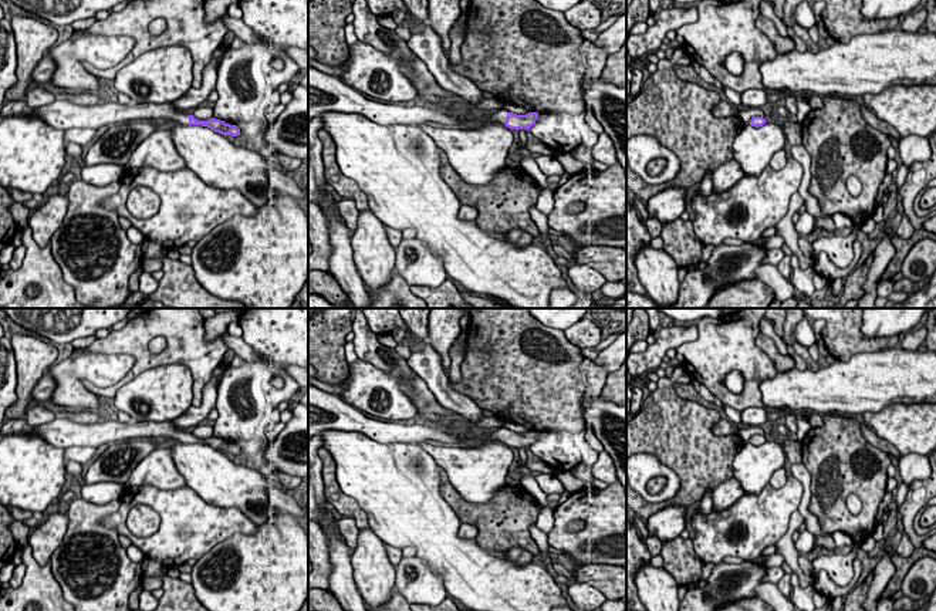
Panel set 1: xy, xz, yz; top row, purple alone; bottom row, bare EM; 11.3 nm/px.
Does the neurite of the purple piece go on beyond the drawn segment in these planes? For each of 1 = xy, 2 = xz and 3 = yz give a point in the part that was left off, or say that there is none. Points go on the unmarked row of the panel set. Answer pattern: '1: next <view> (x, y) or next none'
1: next xy (60, 432)
2: next xz (500, 434)
3: next none

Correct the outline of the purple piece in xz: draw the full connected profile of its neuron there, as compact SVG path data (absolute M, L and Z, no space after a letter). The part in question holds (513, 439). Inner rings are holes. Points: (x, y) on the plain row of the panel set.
M501 426L494 432L481 435L479 439L480 442L499 440L516 449L523 448L523 446L530 449L530 446L535 442L537 438L538 438L538 431L528 431L526 433L517 433Z

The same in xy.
M62 418L27 428L21 433L34 432L41 436L45 442L55 448L71 448L71 446L101 446L112 442L121 442L128 439L151 439L151 438L172 438L180 443L202 443L219 450L222 453L240 453L240 448L236 443L226 442L224 439L210 436L207 439L199 439L192 432L178 429L172 421L166 422L151 422L129 421L126 423L118 422L111 418L105 422L98 423L80 423Z

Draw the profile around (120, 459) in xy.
M128 439L108 443L107 450L89 465L85 483L114 482L126 485L138 463L156 449L148 439Z

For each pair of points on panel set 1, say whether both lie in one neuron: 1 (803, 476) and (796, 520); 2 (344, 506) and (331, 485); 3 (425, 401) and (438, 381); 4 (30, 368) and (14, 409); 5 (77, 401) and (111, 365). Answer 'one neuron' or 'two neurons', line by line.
1: two neurons
2: one neuron
3: two neurons
4: one neuron
5: one neuron

